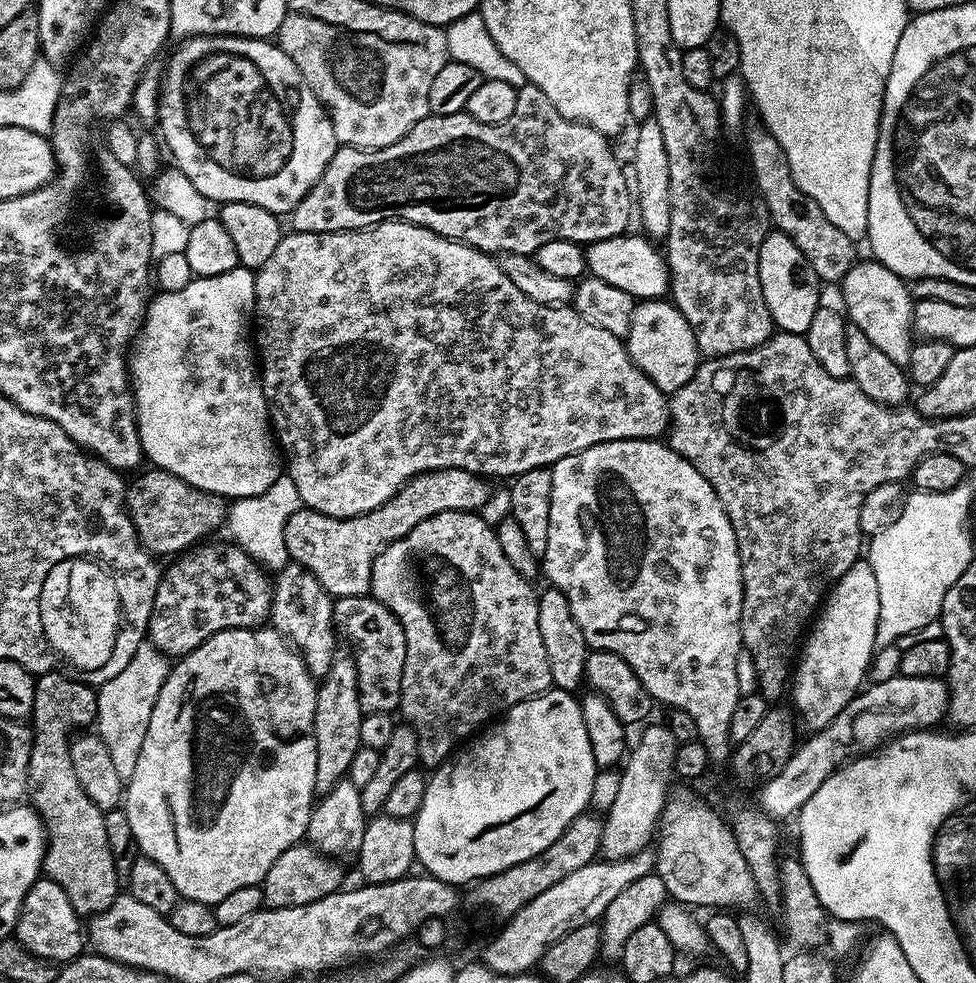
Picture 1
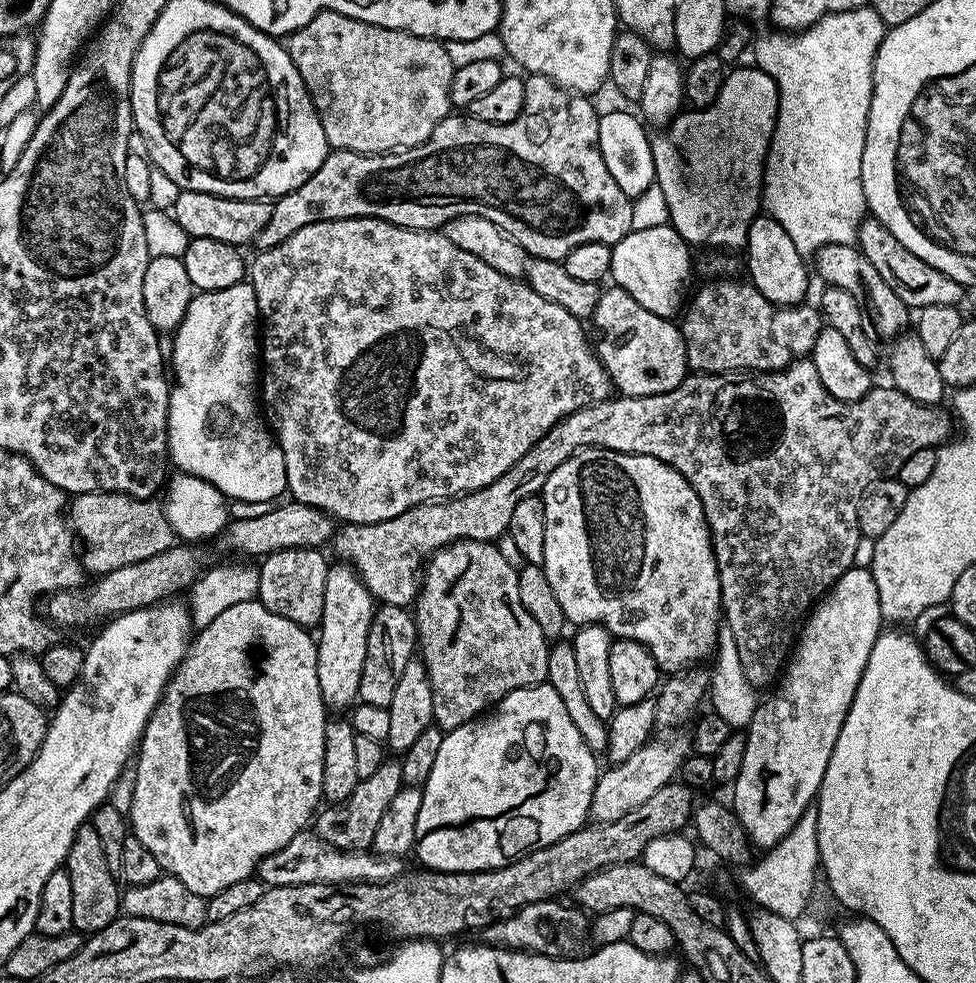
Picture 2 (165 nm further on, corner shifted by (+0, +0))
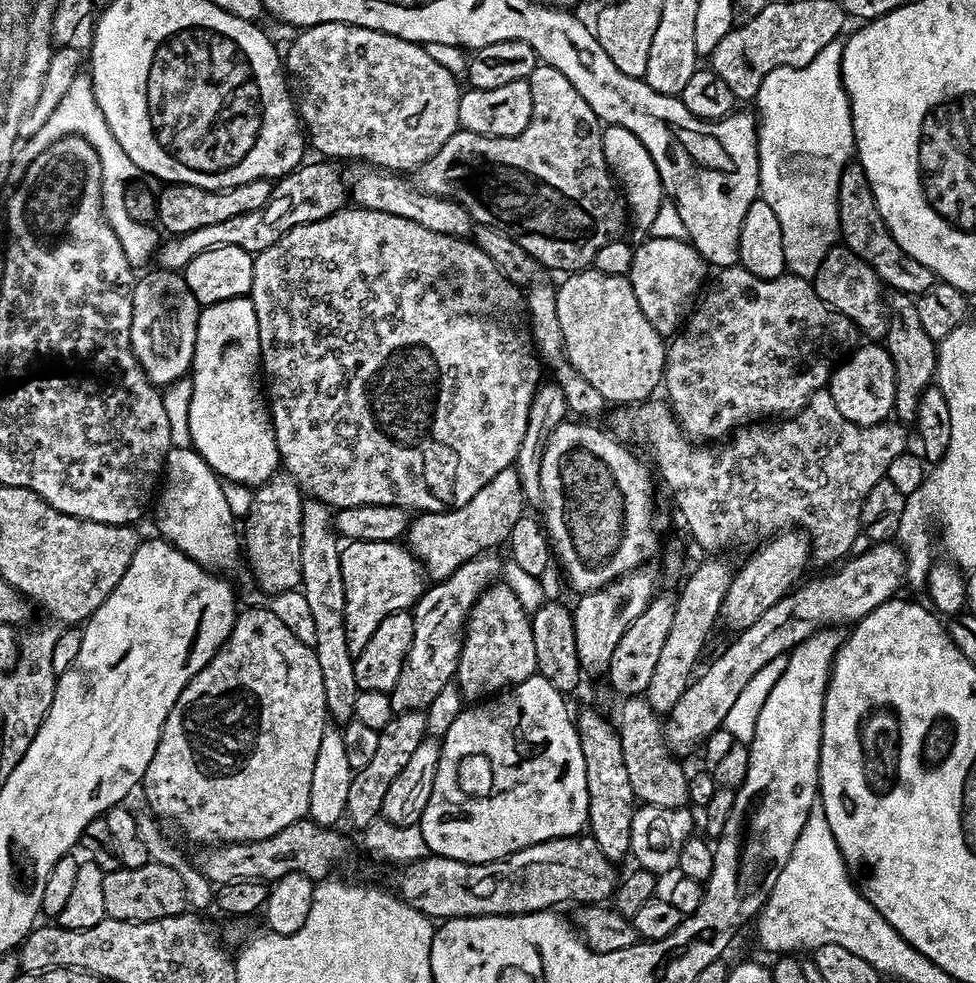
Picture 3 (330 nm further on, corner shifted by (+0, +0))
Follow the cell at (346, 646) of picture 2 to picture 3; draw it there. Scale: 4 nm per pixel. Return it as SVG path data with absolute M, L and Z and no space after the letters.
M349 540L340 549L340 565L342 586L346 586L344 611L346 646L350 646L350 654L355 658L358 654L362 654L366 642L370 642L370 634L378 630L386 614L416 607L416 601L426 587L426 576L420 561L403 543L394 540L390 542Z

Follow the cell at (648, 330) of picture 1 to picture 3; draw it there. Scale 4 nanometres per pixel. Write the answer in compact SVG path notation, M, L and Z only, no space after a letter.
M585 270L565 275L561 280L564 281L559 281L556 290L558 322L562 325L566 354L574 370L578 370L578 374L582 374L582 378L586 378L609 405L631 406L649 399L655 393L652 391L661 387L664 378L666 340L654 330L654 326L650 326L646 314L642 314L642 306L638 306L638 298L634 298L627 276Z

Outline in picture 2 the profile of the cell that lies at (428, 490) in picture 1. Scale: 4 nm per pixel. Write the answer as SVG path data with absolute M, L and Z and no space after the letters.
M810 358L796 360L790 366L777 372L701 372L689 374L685 376L684 381L678 387L666 394L654 394L653 396L617 395L615 398L586 406L569 416L563 416L551 430L542 434L542 438L538 438L538 442L534 442L534 446L530 446L530 450L526 450L526 454L522 454L522 458L518 458L518 462L514 462L514 466L510 466L510 470L506 470L506 474L502 474L502 478L490 482L490 486L480 488L477 492L466 492L464 495L450 500L419 504L402 514L398 514L398 518L386 518L386 522L344 524L332 537L330 548L333 548L340 555L337 557L343 563L352 565L354 571L359 574L360 581L366 586L366 590L370 590L373 600L380 604L408 608L415 601L416 593L420 591L422 579L420 571L428 557L432 556L439 548L453 544L456 540L495 542L499 536L505 535L518 502L522 502L522 498L540 496L543 493L546 478L550 478L550 474L554 474L554 470L558 470L558 466L562 466L562 462L566 462L566 458L570 458L574 453L581 452L584 448L605 448L611 452L658 458L666 466L678 470L678 474L682 474L682 478L686 478L686 482L690 482L694 494L698 494L698 498L702 502L702 510L706 514L706 522L712 535L712 549L716 555L716 565L718 566L722 620L726 625L727 635L738 646L738 659L742 661L742 674L746 674L746 678L752 683L753 688L763 690L767 684L772 686L777 683L778 677L794 648L794 629L807 617L816 601L836 583L837 578L847 568L853 567L857 563L856 551L859 550L860 544L862 545L860 527L858 526L858 502L862 498L862 494L866 494L866 490L870 486L874 486L874 482L895 477L900 471L902 462L906 462L906 458L911 458L918 450L936 448L953 435L953 417L947 411L944 413L942 409L943 407L940 406L914 402L914 398L906 398L906 394L902 394L897 388L891 386L885 386L885 388L874 386L862 399L849 404L835 400L826 390L826 386L822 386L822 378L818 378L818 370L814 370L814 362Z

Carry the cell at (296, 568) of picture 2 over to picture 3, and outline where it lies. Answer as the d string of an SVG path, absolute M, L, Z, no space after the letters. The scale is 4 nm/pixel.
M283 470L277 471L275 476L259 485L252 493L250 510L242 520L242 548L246 553L246 564L248 562L252 567L251 579L258 585L259 591L265 594L300 588L302 510L305 499L295 478Z

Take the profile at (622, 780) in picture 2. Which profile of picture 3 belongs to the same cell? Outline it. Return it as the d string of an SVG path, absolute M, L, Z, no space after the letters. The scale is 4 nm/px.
M876 542L868 546L861 556L856 555L849 555L832 570L837 572L829 576L816 576L813 580L805 579L787 596L774 602L774 606L770 606L770 610L766 610L758 622L743 629L737 635L740 637L704 673L701 671L693 679L686 694L678 698L678 706L674 706L674 710L666 716L664 739L673 753L699 749L705 736L723 728L730 706L734 706L746 682L750 682L750 678L754 678L754 674L758 674L766 662L774 662L774 658L791 652L821 628L853 625L887 600L893 599L900 587L905 587L908 559L904 557L904 549L899 543Z

